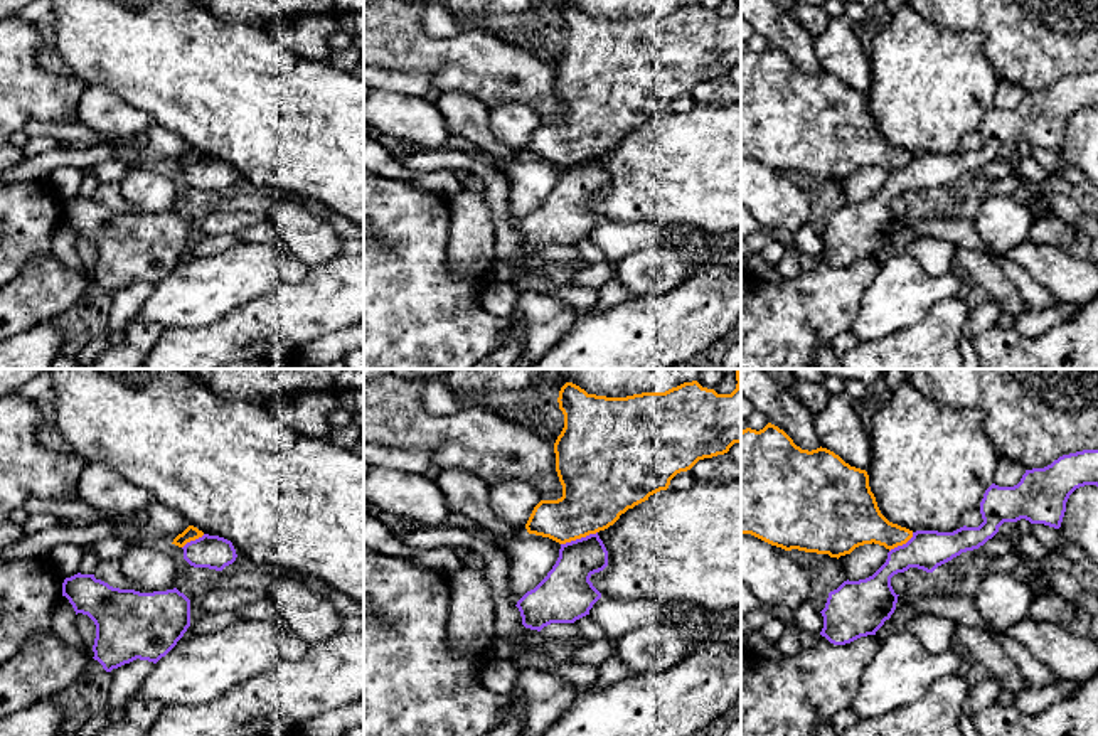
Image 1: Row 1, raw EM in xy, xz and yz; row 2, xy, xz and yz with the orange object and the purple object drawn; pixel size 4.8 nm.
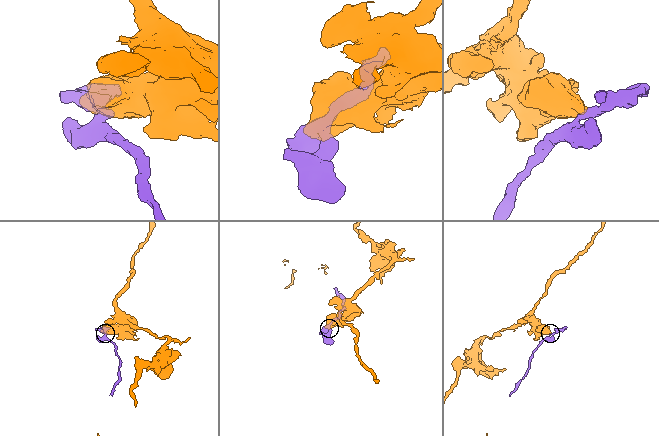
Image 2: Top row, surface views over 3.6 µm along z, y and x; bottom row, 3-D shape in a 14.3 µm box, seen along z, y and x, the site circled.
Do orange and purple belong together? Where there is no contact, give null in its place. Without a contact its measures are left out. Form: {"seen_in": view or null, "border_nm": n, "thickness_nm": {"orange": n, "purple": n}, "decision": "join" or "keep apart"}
{"seen_in": "xz", "border_nm": 190, "thickness_nm": {"orange": 340, "purple": 240}, "decision": "keep apart"}

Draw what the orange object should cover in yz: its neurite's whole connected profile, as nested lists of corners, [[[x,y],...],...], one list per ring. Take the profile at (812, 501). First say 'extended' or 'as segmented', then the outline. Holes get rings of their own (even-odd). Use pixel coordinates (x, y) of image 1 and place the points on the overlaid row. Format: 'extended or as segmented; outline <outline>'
as segmented; outline [[[778,426],[741,431],[741,534],[751,534],[785,551],[840,557],[864,544],[894,549],[913,531],[889,522],[879,510],[866,470],[850,467],[827,448],[802,450]]]

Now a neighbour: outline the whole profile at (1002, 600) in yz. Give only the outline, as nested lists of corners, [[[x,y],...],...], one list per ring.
[[[997,571],[982,578],[973,600],[989,632],[1004,635],[1029,615],[1034,595],[1027,581],[1017,579],[1012,573]]]

